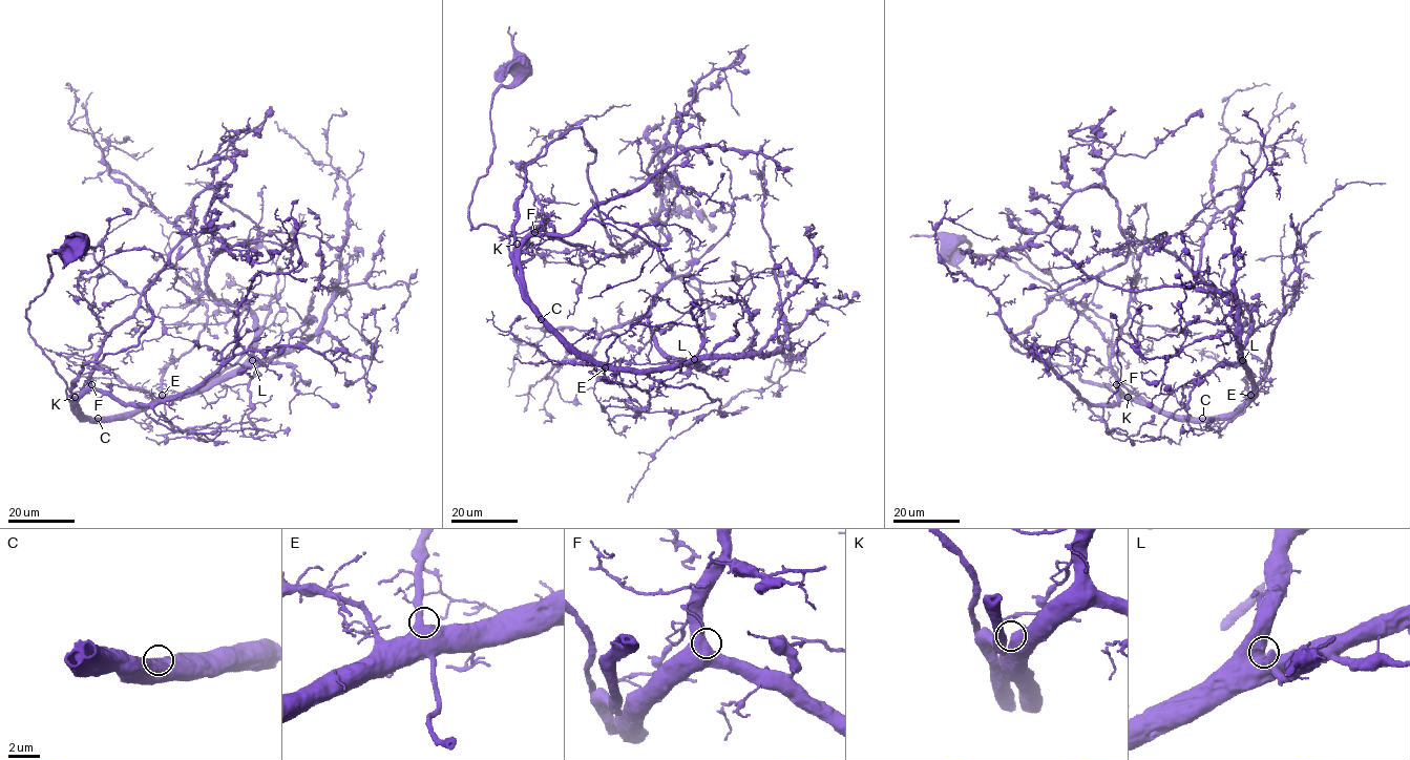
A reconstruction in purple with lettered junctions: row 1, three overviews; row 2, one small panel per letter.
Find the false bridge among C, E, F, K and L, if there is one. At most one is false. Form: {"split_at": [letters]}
{"split_at": []}

